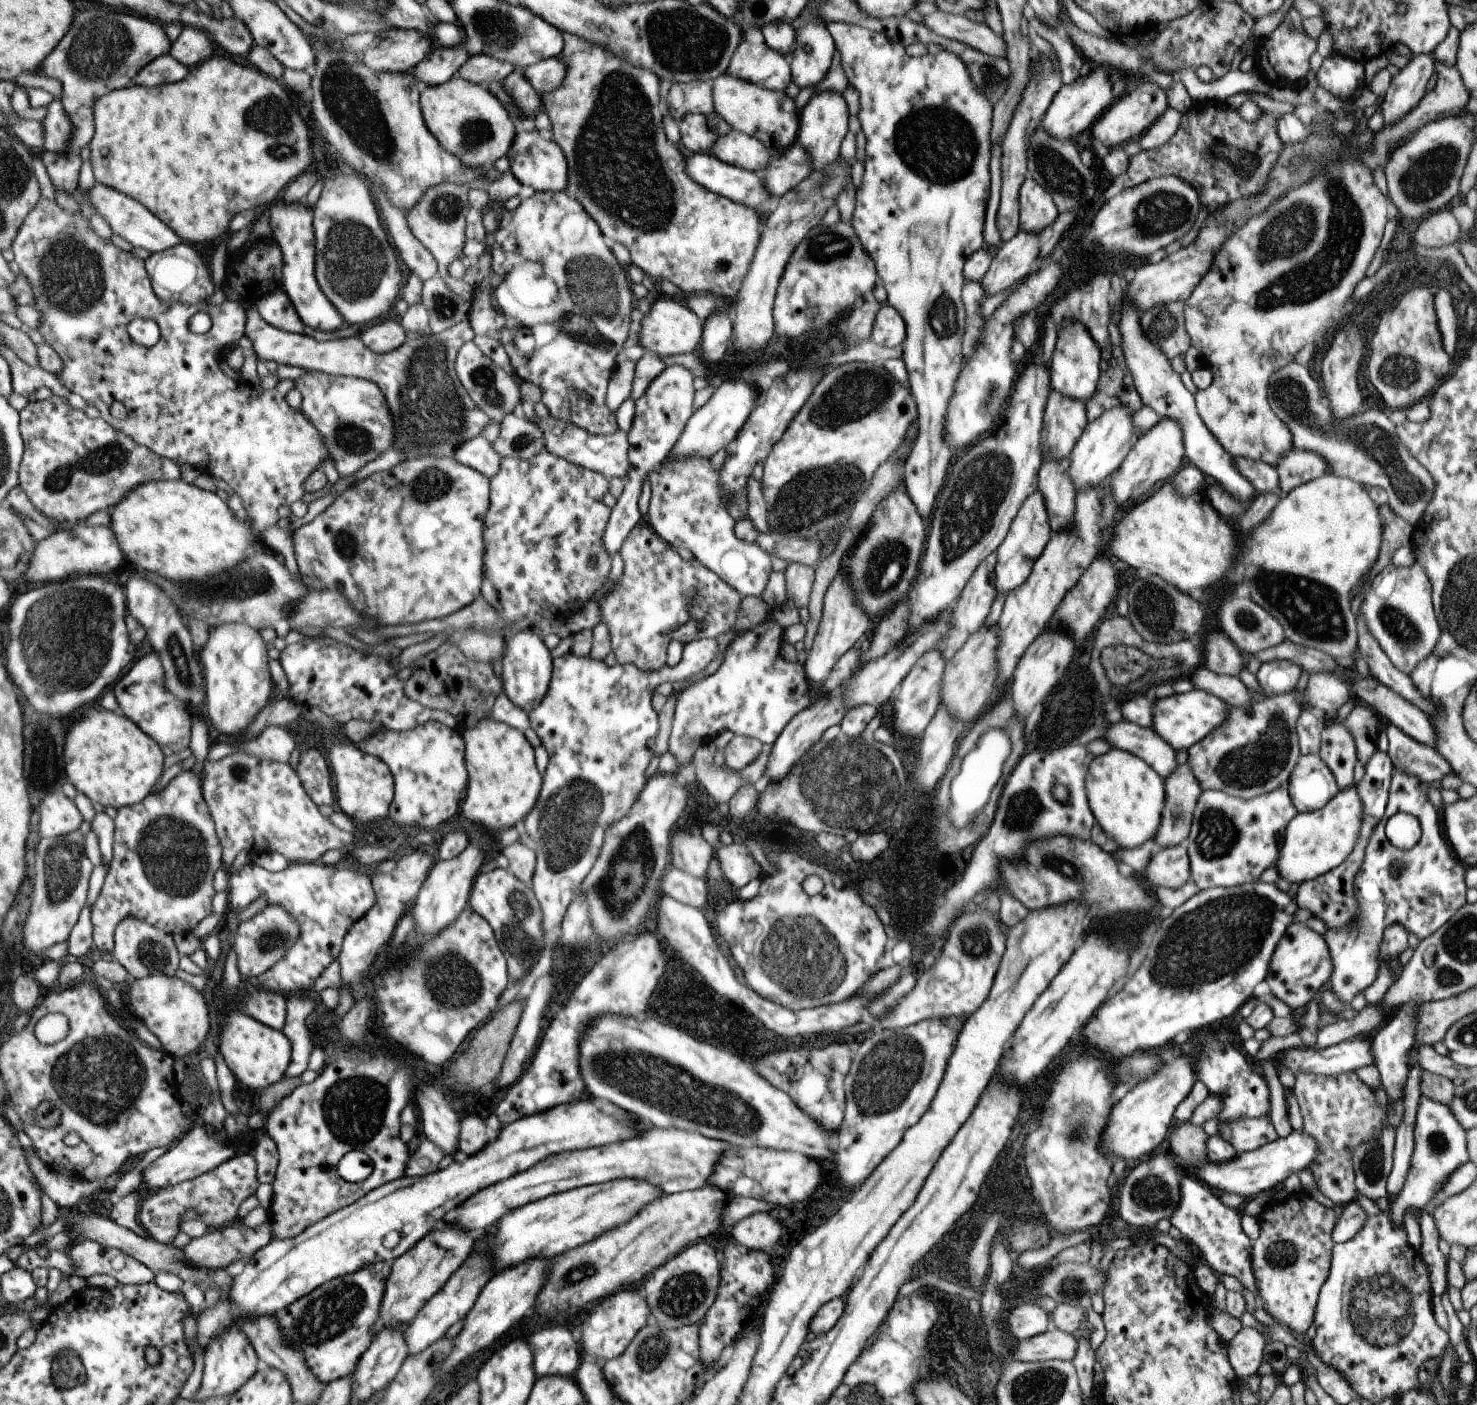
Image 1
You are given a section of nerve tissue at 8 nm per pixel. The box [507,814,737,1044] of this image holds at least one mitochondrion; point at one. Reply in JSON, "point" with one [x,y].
{"point":[634,859]}

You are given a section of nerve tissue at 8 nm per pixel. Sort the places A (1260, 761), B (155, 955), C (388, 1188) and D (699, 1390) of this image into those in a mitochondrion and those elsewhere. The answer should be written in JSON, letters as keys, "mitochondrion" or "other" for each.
{"A":"mitochondrion","B":"mitochondrion","C":"other","D":"other"}

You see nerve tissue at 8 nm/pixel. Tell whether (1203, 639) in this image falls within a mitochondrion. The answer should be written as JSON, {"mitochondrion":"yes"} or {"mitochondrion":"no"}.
{"mitochondrion":"no"}

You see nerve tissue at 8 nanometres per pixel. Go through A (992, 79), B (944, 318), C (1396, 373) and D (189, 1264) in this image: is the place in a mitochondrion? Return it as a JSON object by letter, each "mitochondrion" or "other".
{"A":"mitochondrion","B":"mitochondrion","C":"mitochondrion","D":"other"}

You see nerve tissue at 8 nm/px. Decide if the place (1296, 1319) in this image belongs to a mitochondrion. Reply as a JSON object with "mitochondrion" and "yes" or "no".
{"mitochondrion":"no"}

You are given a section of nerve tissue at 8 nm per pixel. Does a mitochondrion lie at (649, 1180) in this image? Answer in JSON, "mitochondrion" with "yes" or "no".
{"mitochondrion":"no"}

